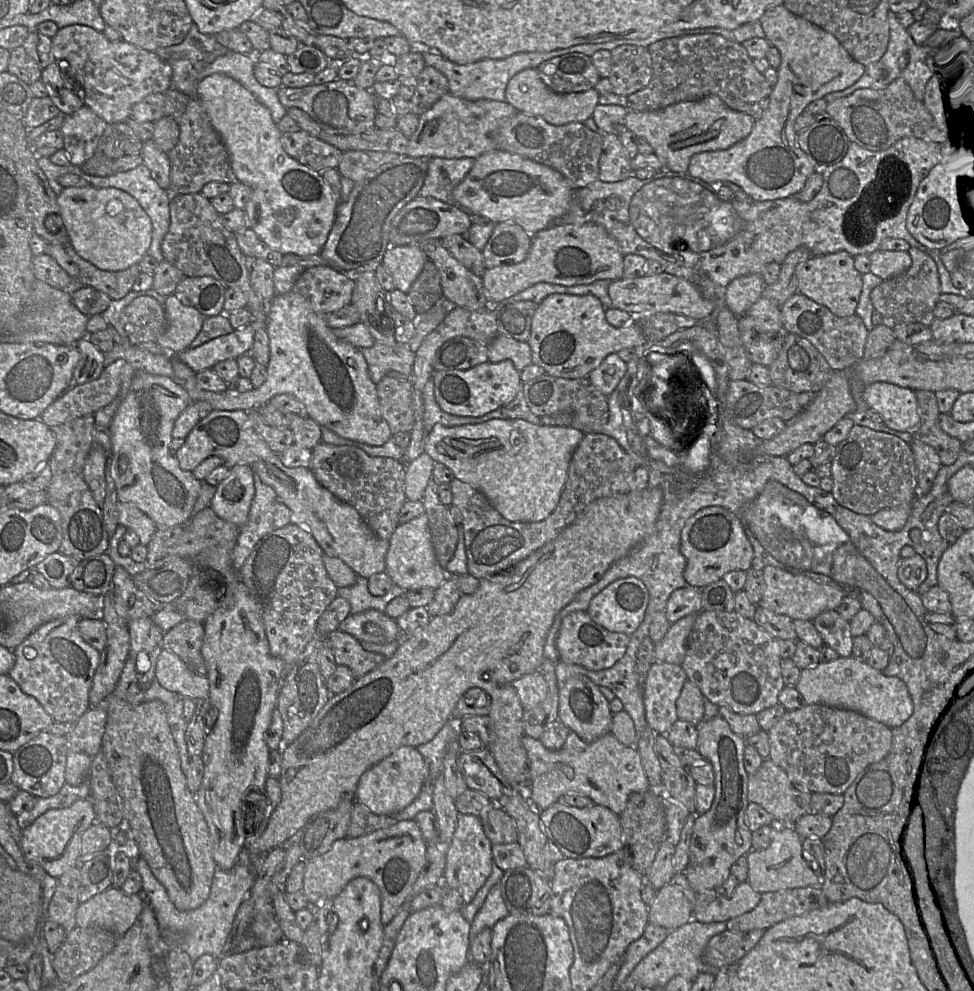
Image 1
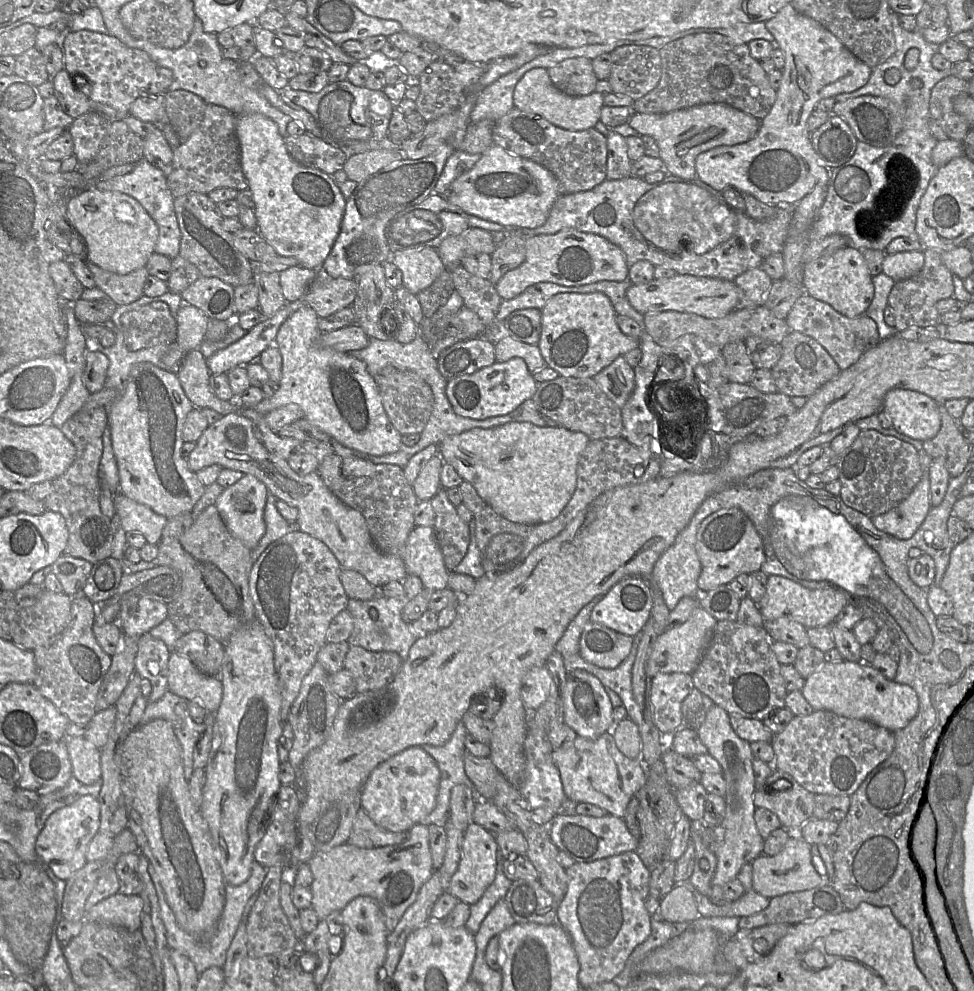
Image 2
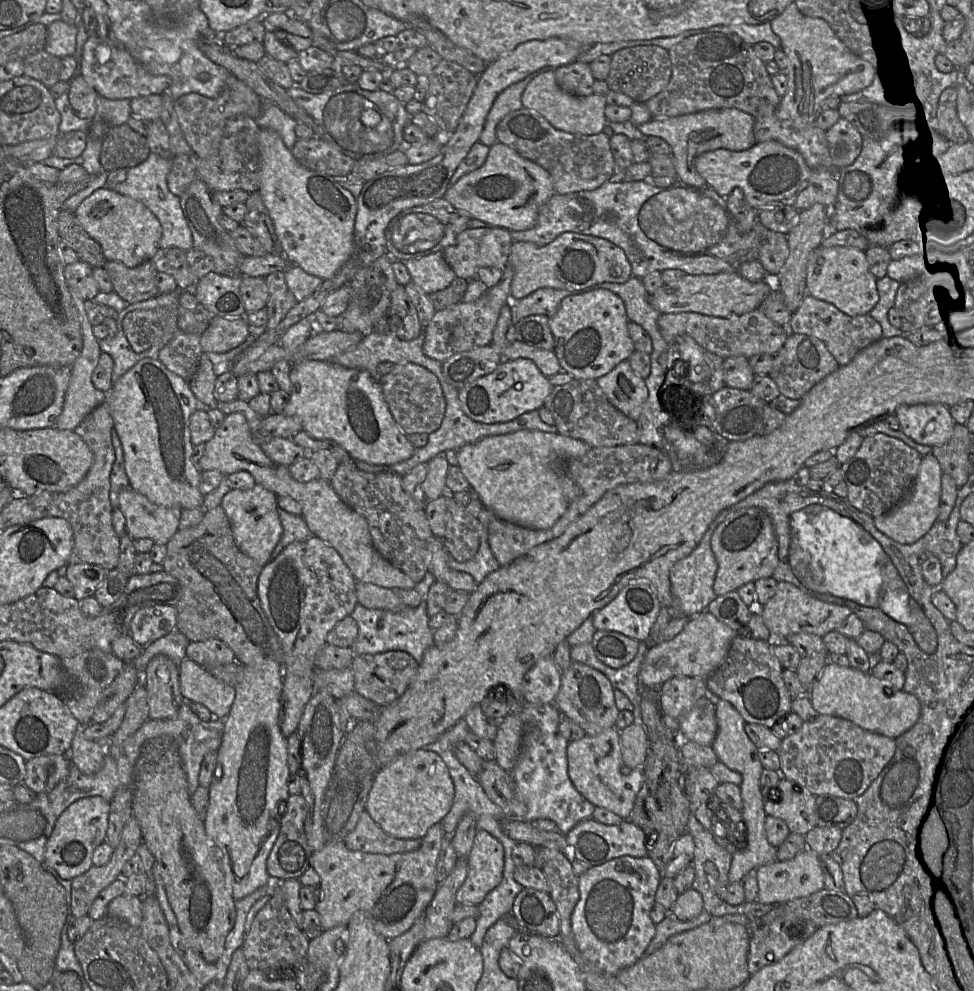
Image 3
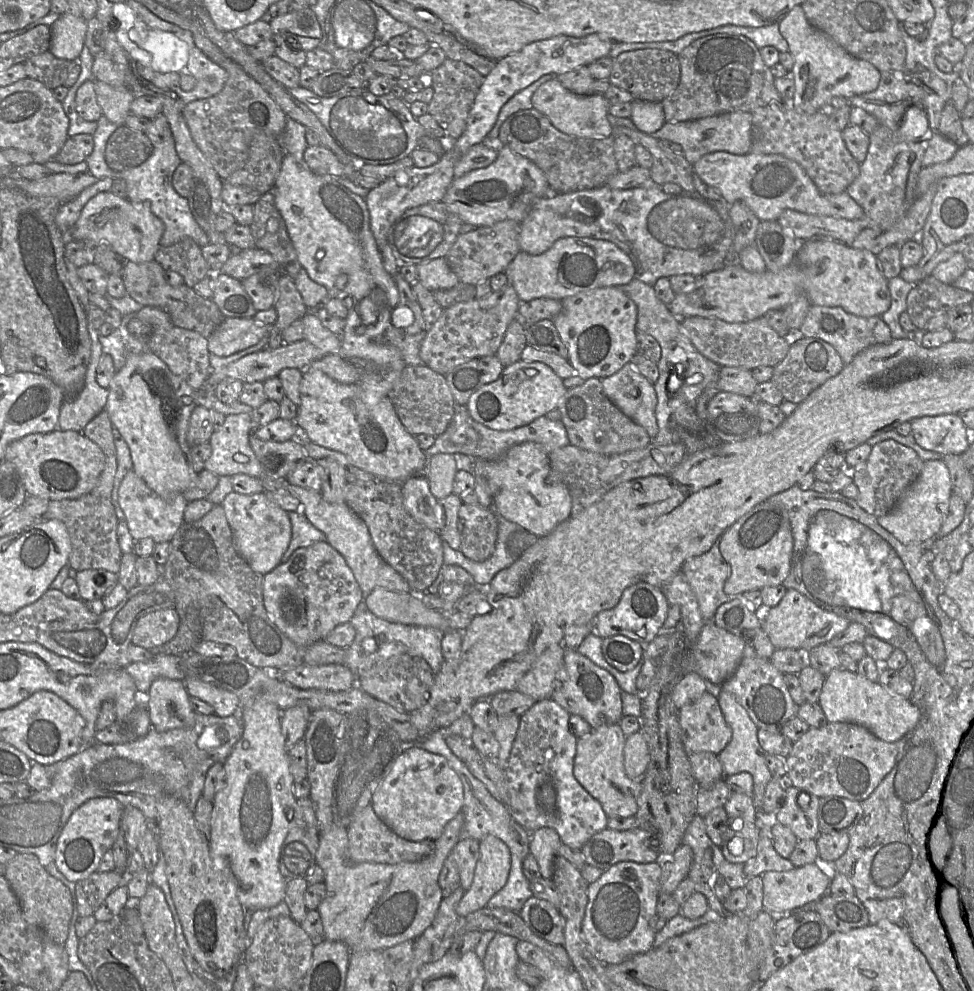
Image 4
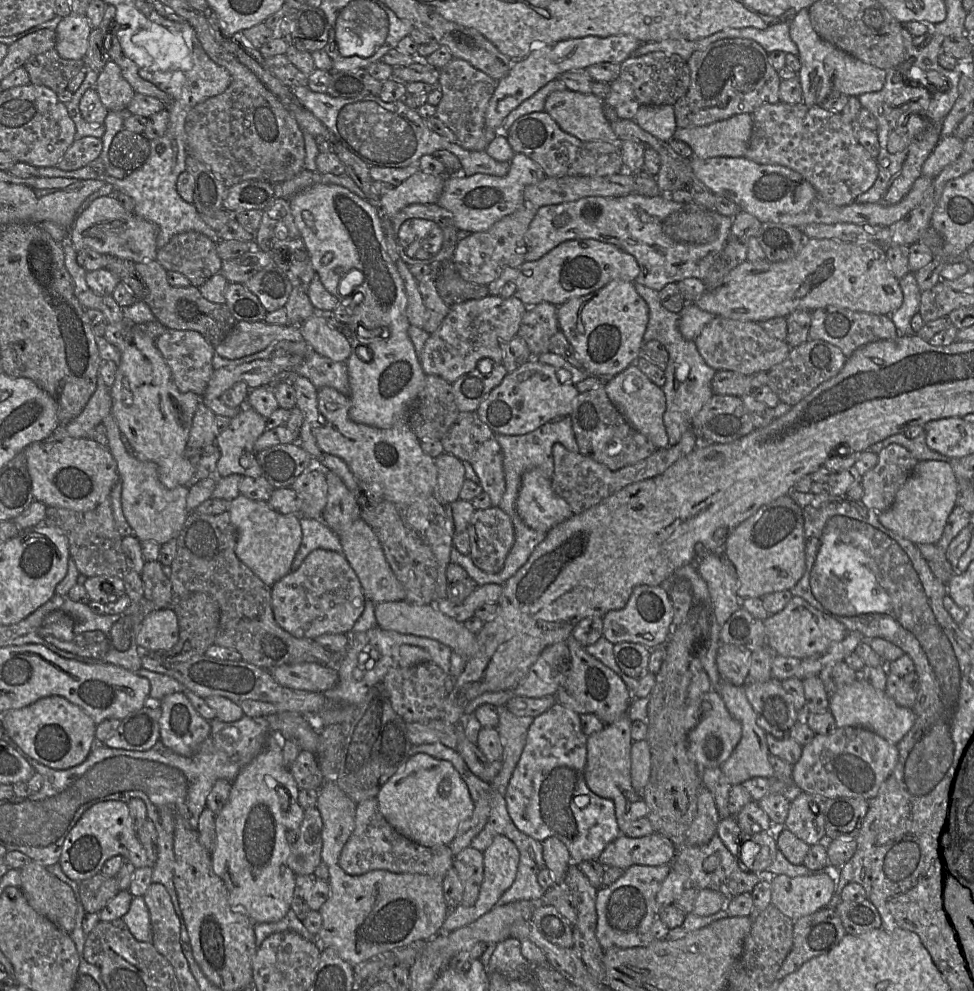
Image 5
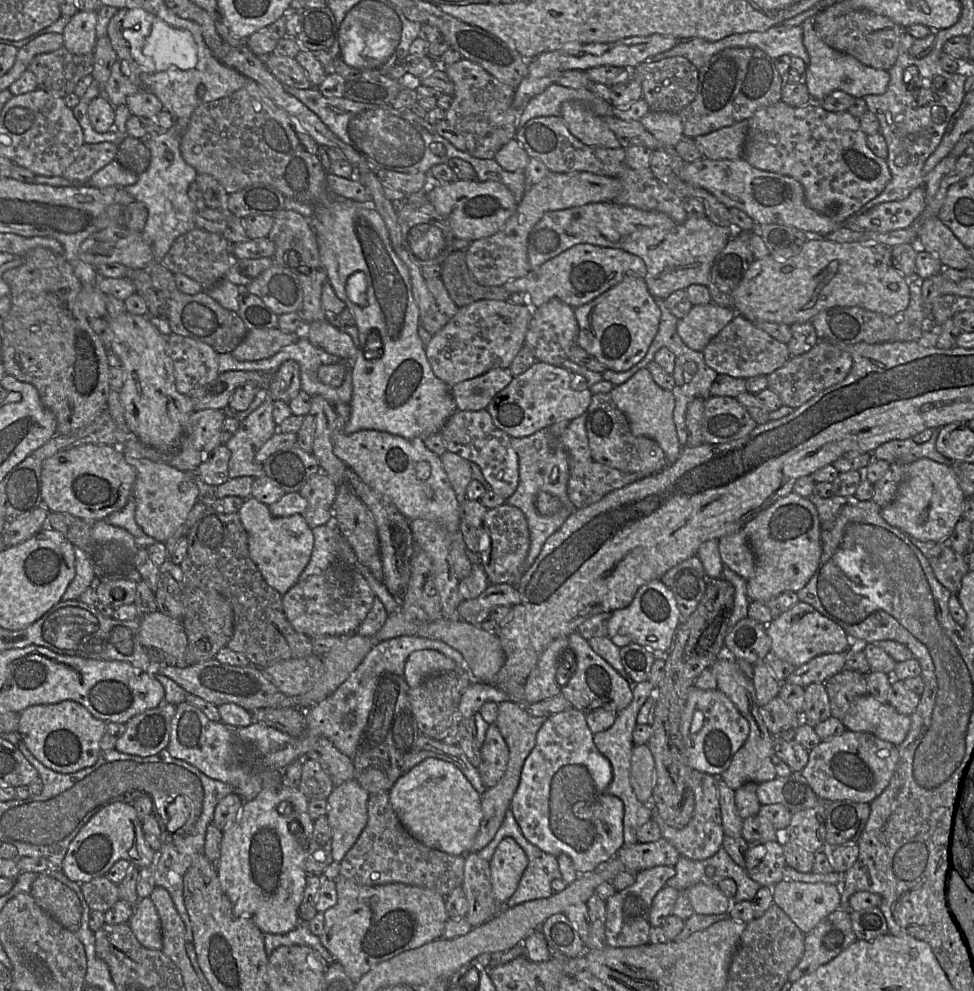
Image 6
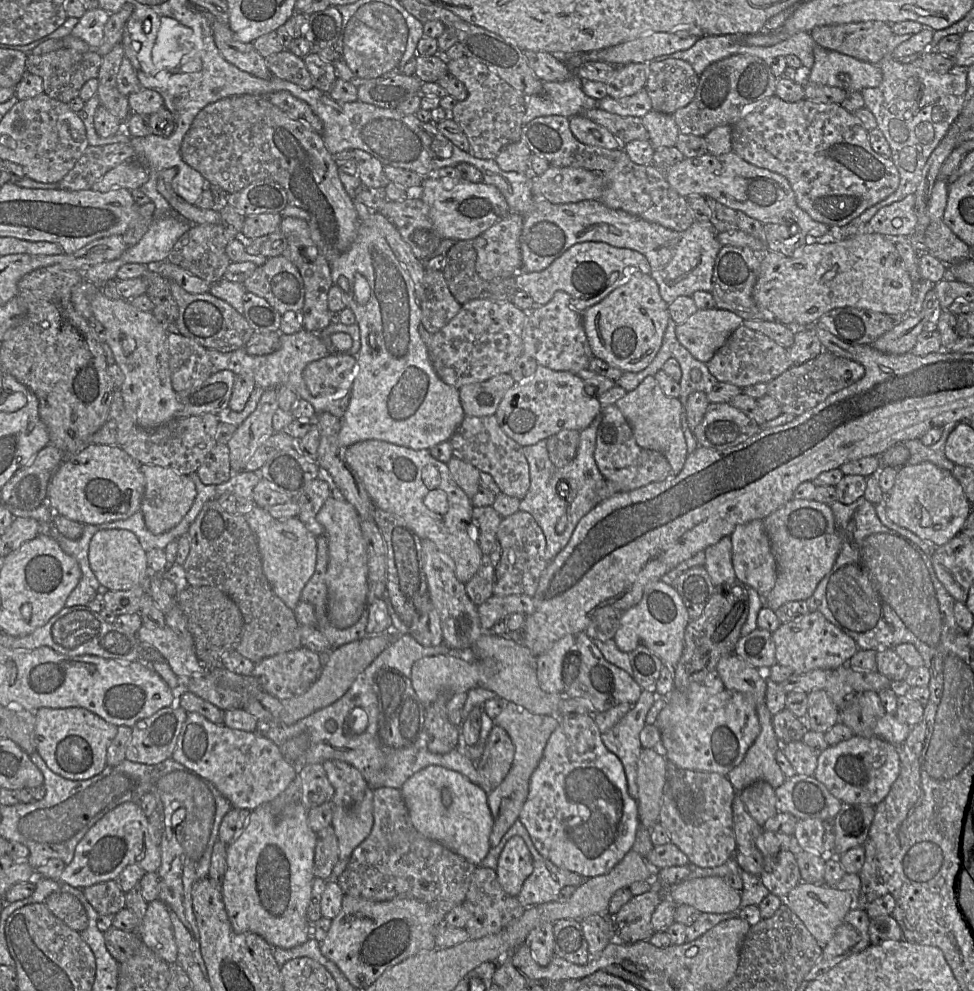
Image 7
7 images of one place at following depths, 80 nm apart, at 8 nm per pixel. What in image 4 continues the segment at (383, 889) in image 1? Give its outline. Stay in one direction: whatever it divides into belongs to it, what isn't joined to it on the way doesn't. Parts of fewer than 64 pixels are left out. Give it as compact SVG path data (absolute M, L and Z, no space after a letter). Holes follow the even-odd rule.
M459 813L454 819L452 819L444 828L442 835L434 841L434 850L433 852L426 858L417 861L417 862L401 862L398 864L382 864L382 863L373 863L373 862L363 862L357 864L350 864L347 862L346 853L348 848L348 830L347 827L342 825L337 825L332 823L330 827L321 832L320 835L320 845L316 852L316 865L321 867L325 874L325 886L326 886L326 894L322 902L318 907L318 912L321 916L322 926L323 926L323 939L332 940L332 941L340 941L347 945L350 953L362 952L367 950L383 950L397 944L400 944L407 940L416 940L421 934L431 925L433 922L435 915L438 911L439 905L443 899L443 893L439 886L439 874L442 869L443 863L445 859L451 854L454 846L460 839L460 832L464 825L464 818L461 813Z

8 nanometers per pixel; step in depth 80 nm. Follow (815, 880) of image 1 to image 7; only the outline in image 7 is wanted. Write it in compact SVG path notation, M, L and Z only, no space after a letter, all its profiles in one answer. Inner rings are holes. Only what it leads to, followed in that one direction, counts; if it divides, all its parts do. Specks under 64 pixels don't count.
M802 882L788 893L783 903L787 904L801 919L811 935L823 948L832 939L847 913L855 906L855 898L852 893L839 890L827 884Z

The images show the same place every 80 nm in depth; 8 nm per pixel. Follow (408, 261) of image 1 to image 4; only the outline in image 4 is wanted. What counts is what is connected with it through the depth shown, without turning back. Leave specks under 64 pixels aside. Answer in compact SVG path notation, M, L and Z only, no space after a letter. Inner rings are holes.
M444 257L416 265L418 281L430 291L449 289L459 281Z

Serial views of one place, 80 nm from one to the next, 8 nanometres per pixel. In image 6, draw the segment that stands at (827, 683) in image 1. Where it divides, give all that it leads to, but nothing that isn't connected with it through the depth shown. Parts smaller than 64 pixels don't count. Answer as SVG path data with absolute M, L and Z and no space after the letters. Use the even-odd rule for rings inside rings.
M866 694L852 702L842 723L847 730L871 733L898 746L910 730L911 718L897 712L889 703Z

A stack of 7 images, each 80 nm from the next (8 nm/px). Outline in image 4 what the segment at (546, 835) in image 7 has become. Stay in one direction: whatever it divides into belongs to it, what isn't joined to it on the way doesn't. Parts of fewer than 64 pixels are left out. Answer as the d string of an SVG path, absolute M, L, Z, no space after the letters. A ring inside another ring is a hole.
M552 699L538 700L520 716L520 726L505 769L509 802L506 805L513 819L524 829L554 829L562 843L579 850L596 833L607 827L608 816L598 800L577 781L573 774L578 738L571 732L571 714Z

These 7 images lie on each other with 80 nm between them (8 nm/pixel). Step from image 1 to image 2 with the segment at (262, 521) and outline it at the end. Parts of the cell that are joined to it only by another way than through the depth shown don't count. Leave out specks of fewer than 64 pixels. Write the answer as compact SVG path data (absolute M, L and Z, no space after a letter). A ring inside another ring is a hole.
M269 492L264 509L266 531L258 545L251 549L252 560L255 561L272 542L297 529L296 523L285 520L276 507L277 498Z

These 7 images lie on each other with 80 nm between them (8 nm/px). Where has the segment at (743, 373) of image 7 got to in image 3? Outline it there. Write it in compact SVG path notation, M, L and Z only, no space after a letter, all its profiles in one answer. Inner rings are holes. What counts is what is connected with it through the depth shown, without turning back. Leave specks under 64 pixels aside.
M759 308L731 317L708 316L696 312L663 313L658 326L664 340L670 344L678 336L690 336L701 347L723 359L743 356L750 359L758 354L776 355L783 347L789 330L769 319Z

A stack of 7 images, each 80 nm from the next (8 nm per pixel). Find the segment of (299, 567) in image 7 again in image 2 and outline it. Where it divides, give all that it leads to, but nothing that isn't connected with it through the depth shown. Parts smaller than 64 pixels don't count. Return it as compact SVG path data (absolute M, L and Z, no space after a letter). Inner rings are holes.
M244 474L235 484L224 488L214 506L231 534L249 548L255 548L266 531L264 509L269 490L263 482L251 474Z

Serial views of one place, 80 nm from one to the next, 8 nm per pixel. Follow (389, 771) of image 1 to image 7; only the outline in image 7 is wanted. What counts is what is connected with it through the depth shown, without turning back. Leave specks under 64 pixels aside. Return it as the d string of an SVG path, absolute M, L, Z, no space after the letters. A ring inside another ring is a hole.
M430 765L413 774L402 785L404 798L414 827L424 836L439 842L467 861L481 865L492 848L490 835L493 817L487 793L454 770Z

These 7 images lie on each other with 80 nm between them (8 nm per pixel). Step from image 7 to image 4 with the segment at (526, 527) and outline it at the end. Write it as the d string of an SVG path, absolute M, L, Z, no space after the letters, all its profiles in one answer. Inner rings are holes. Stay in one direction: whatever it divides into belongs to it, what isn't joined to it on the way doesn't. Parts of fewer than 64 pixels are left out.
M463 504L458 513L461 533L460 551L473 561L485 561L494 552L498 521L492 508Z

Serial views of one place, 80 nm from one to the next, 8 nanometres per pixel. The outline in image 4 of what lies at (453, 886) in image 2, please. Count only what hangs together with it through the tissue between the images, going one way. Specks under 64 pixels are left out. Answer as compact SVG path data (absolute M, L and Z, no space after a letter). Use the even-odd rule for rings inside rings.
M494 835L481 839L473 882L456 907L458 916L486 908L488 901L507 883L510 868L509 847Z

